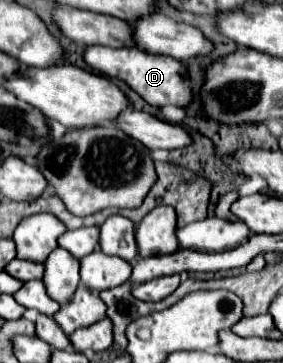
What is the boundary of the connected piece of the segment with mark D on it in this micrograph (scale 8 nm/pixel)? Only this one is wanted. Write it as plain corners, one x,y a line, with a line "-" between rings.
89,45
85,47
83,59
87,65
91,65
97,73
111,77
111,79
121,79
125,81
135,93
139,93
149,105
163,107
163,105
177,105
185,107
191,99
191,83
187,77
187,69
181,61
165,55
151,55
145,53
137,47
105,47
105,45

